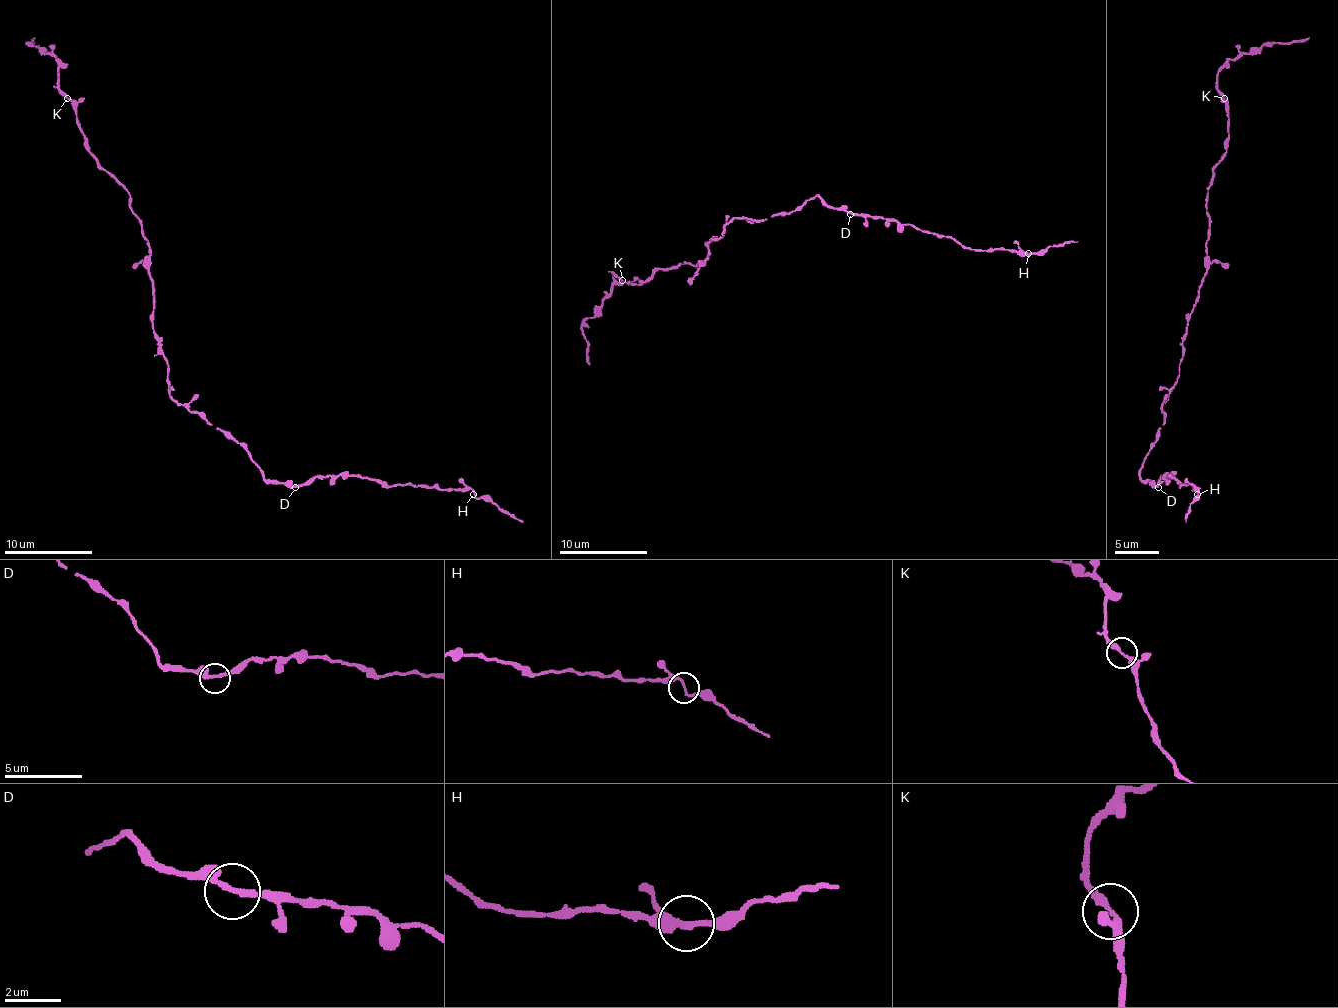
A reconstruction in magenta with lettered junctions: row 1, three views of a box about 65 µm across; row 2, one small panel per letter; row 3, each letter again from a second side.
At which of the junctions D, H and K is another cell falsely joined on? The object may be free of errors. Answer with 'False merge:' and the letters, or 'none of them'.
False merge: none of them

